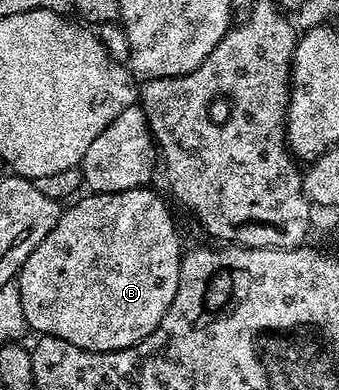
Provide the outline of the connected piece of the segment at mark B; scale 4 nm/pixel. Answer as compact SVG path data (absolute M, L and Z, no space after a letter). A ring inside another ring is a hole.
M146 186L128 191L87 193L60 214L49 237L29 253L17 276L21 309L32 332L52 335L81 349L116 351L137 345L137 341L149 337L161 325L161 317L169 313L169 305L177 297L181 250L179 231L167 203L151 190Z

